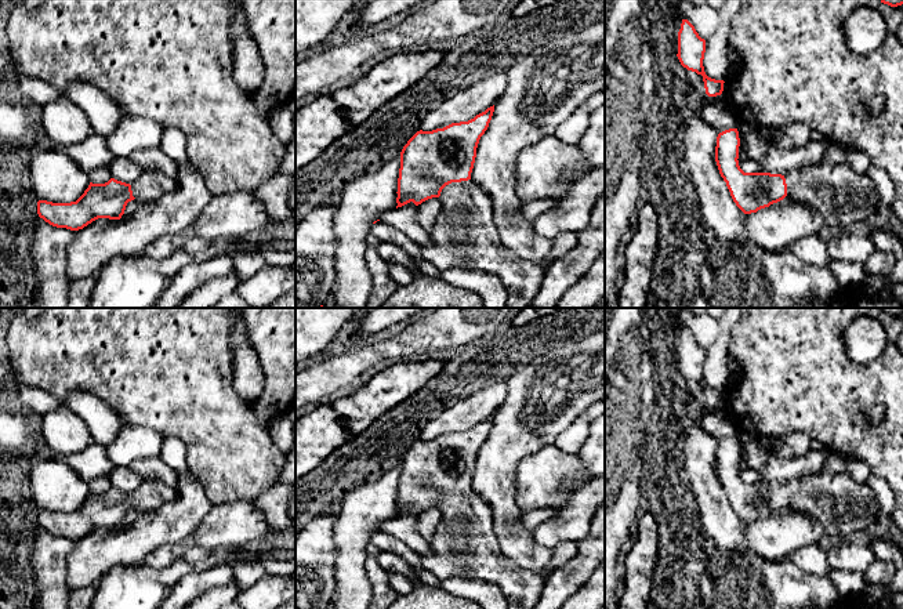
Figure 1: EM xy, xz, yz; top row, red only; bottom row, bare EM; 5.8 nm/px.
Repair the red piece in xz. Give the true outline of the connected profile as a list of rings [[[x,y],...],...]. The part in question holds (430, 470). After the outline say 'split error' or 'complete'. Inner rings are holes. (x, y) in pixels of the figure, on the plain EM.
[[[494,414],[468,431],[417,441],[400,461],[396,518],[439,507],[452,492],[471,489],[476,457],[489,436]]] | complete

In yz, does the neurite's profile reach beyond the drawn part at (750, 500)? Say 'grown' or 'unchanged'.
unchanged

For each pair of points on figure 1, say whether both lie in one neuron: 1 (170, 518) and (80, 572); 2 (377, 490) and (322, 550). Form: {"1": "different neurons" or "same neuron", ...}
{"1": "same neuron", "2": "different neurons"}

